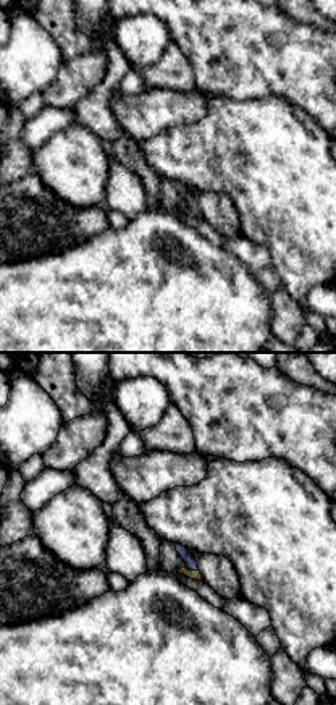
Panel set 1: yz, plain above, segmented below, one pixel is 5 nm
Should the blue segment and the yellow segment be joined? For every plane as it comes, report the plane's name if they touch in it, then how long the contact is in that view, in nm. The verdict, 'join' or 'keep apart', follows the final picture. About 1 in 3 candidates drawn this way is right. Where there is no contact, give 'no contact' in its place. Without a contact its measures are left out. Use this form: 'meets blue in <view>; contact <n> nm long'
meets blue in yz; contact 70 nm long

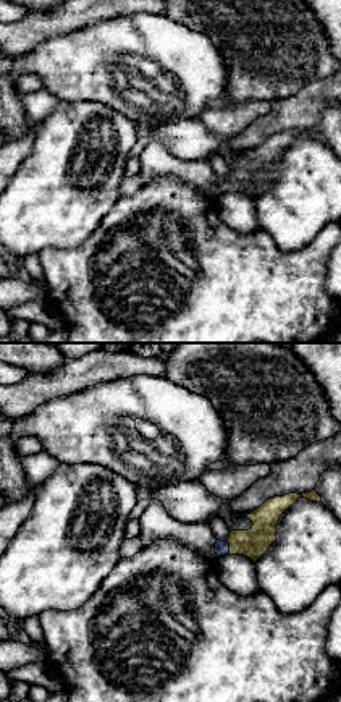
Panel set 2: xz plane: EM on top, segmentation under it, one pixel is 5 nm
meets blue in xz; contact 60 nm long

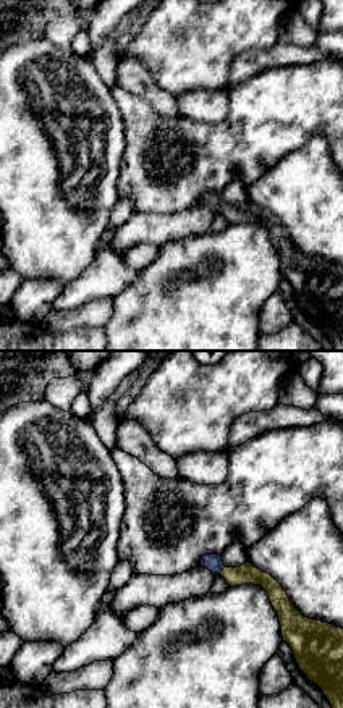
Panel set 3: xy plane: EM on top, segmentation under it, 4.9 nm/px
meets blue in xy; contact 50 nm long

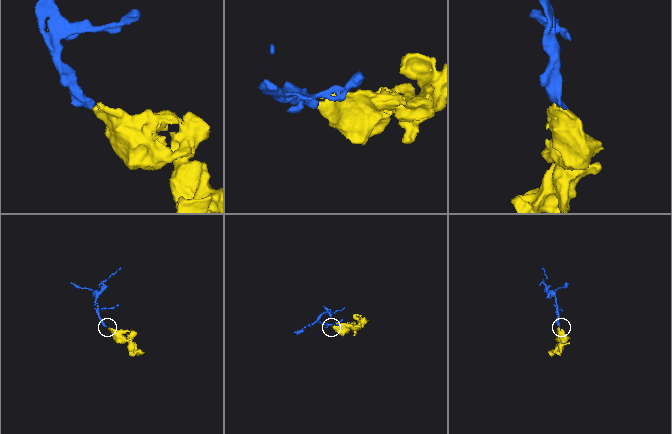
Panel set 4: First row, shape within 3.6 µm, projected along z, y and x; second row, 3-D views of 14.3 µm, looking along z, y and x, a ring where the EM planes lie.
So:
join

